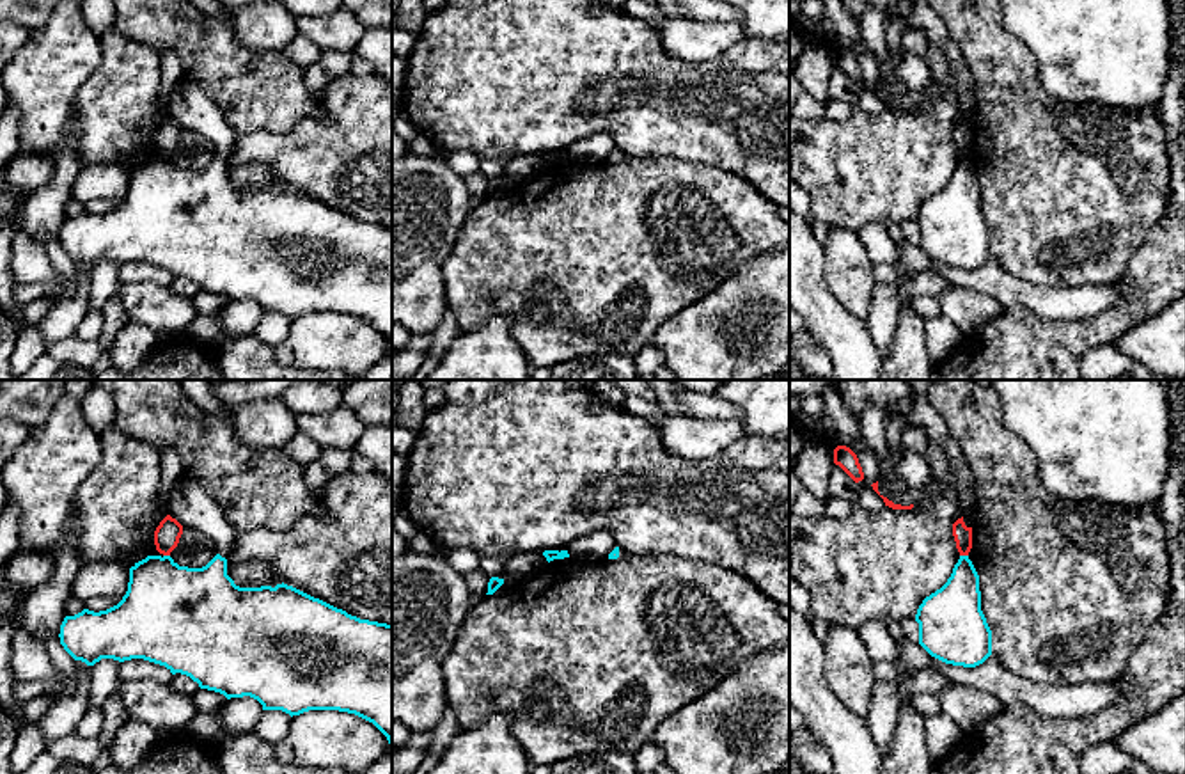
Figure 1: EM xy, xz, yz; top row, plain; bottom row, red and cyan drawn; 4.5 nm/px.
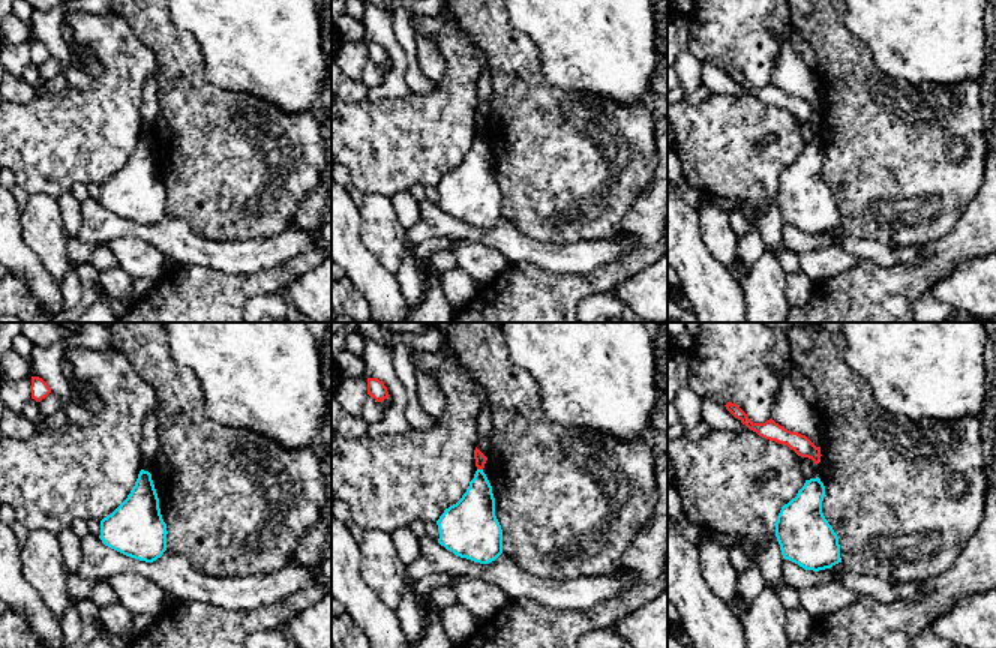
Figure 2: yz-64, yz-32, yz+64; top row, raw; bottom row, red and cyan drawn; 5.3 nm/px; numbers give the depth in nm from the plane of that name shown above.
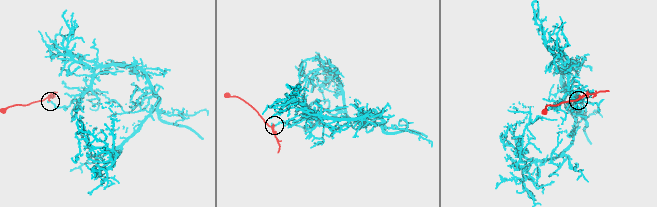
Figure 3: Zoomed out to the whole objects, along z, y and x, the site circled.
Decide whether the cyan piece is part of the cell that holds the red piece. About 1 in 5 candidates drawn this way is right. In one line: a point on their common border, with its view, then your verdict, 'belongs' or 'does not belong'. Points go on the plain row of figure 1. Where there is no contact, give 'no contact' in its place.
contact yz (964, 157); does not belong

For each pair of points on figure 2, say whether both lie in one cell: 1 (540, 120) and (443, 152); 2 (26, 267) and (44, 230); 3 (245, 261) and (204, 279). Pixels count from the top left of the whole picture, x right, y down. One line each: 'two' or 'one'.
1: two
2: two
3: two

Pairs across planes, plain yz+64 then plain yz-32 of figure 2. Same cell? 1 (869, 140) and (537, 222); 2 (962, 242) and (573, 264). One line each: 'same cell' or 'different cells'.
1: same cell
2: different cells

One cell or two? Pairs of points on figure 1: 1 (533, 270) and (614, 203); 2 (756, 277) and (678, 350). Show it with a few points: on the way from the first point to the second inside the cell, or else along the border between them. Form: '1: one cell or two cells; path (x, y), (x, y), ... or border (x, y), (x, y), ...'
1: one cell; path (552, 252), (565, 252), (595, 222)
2: one cell; path (737, 297), (722, 311), (715, 311), (698, 331)

